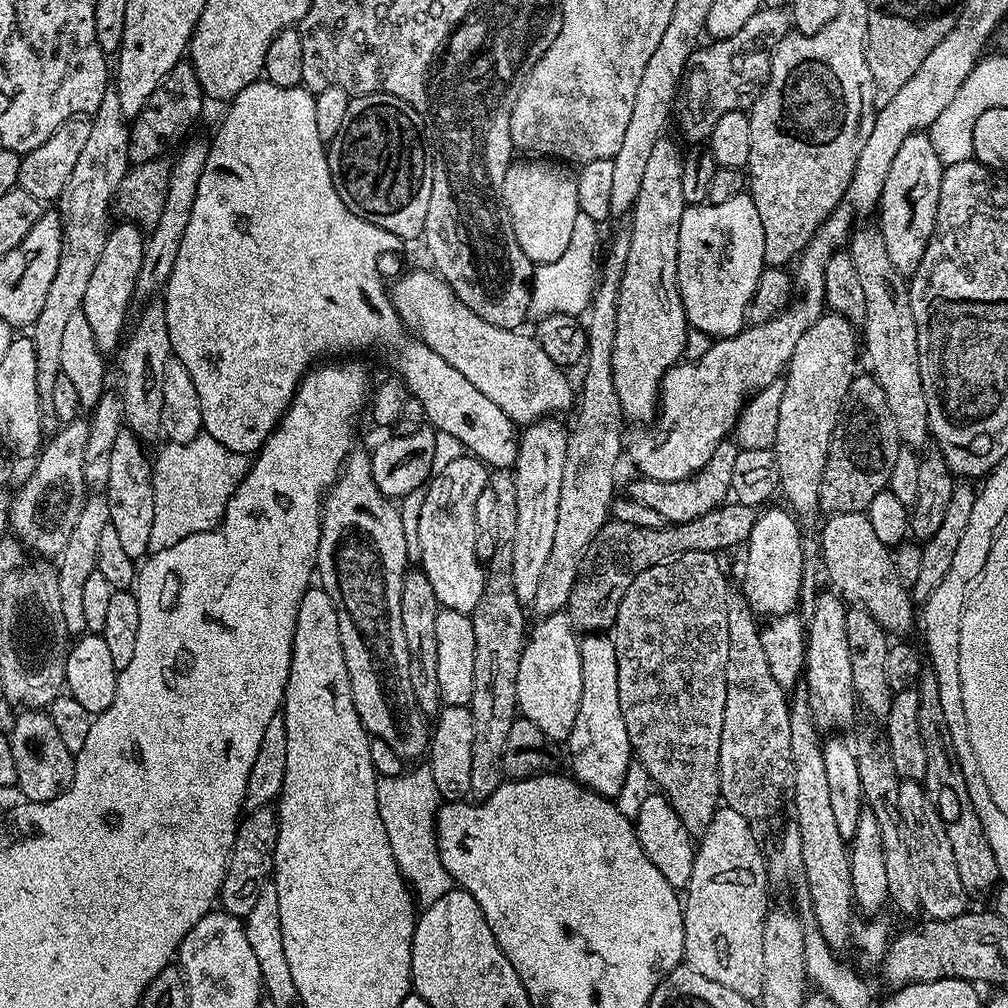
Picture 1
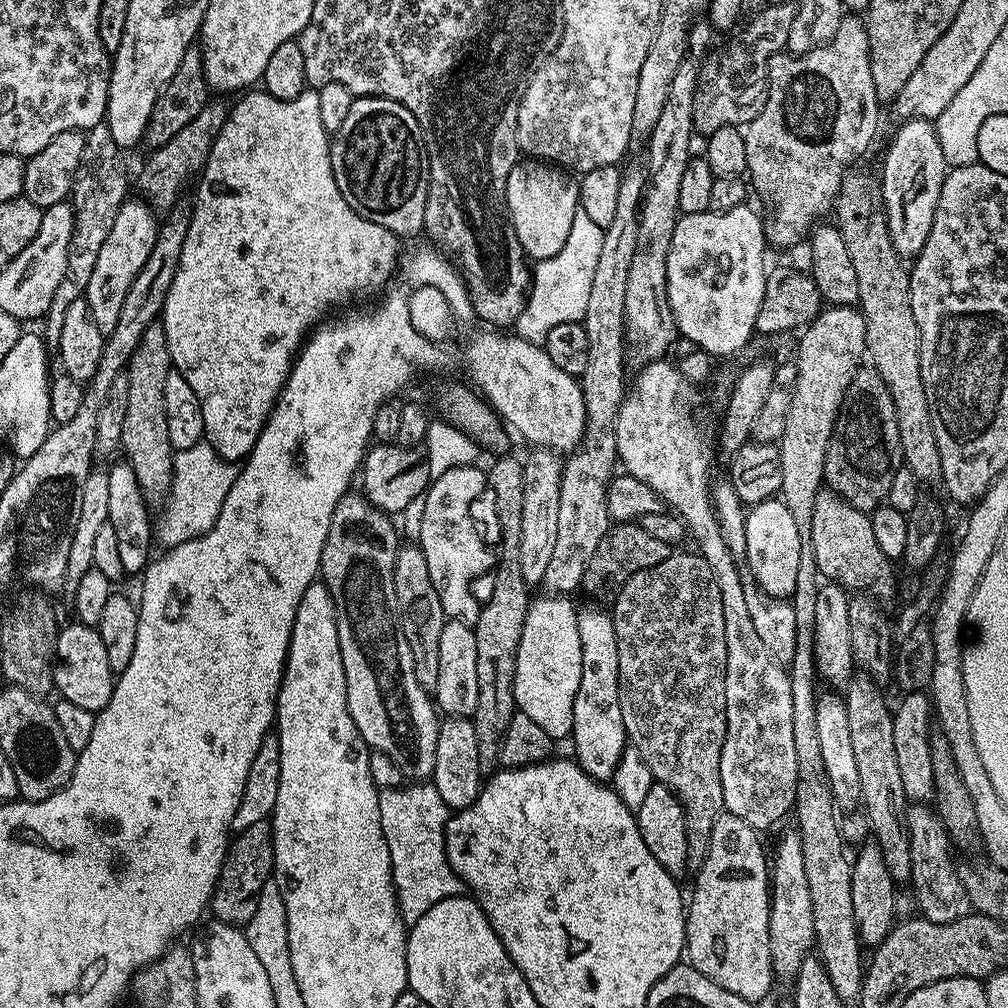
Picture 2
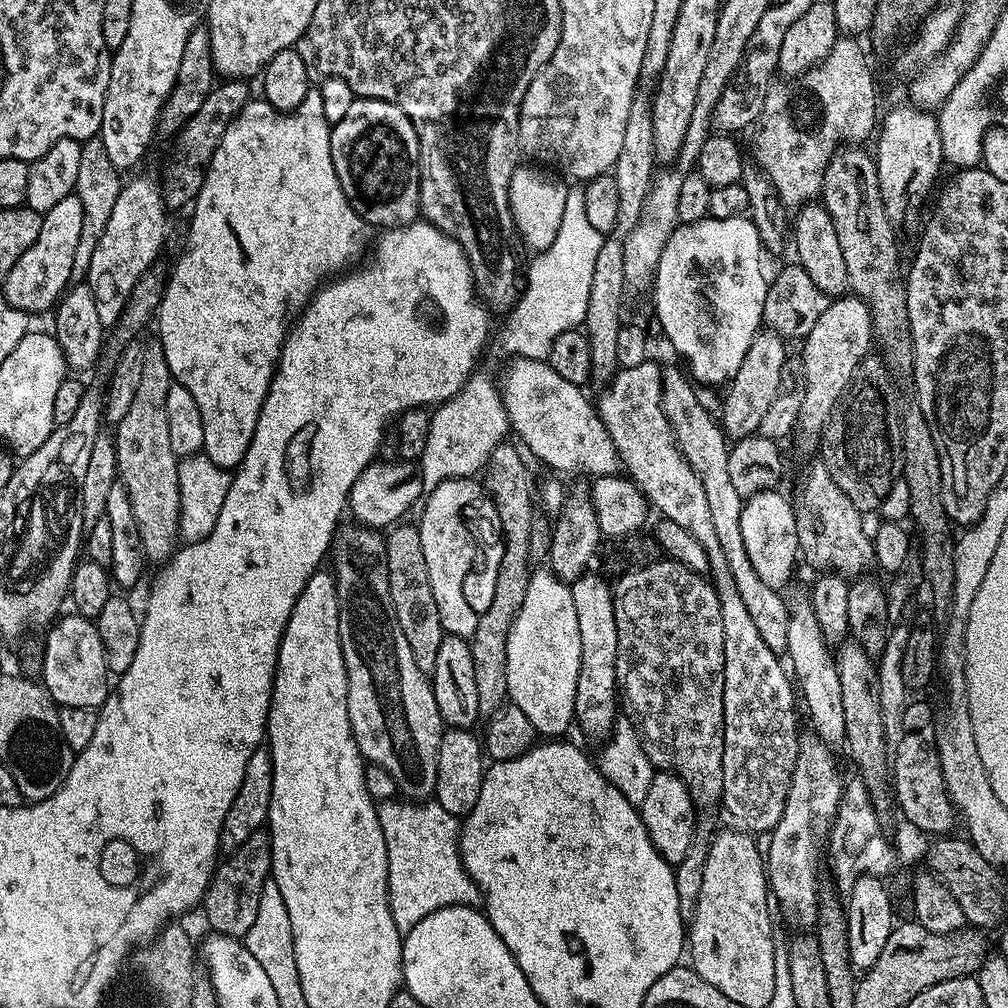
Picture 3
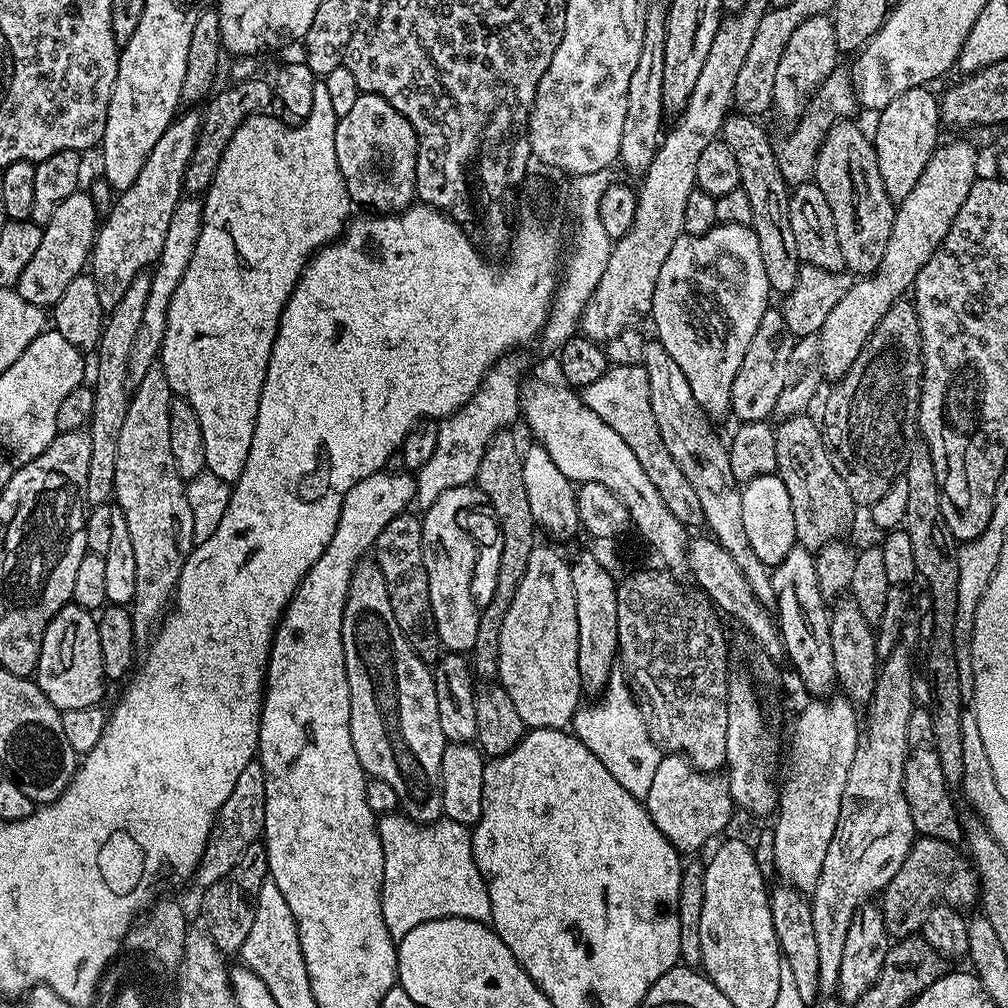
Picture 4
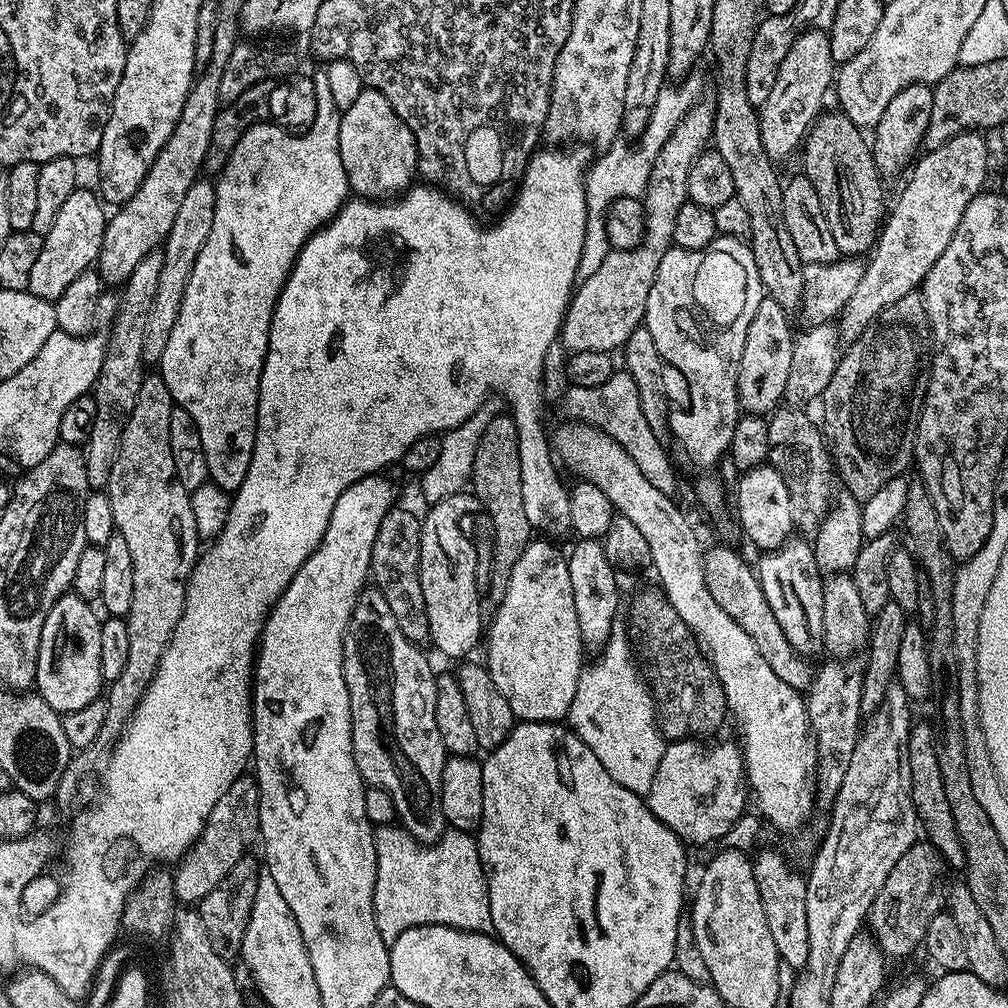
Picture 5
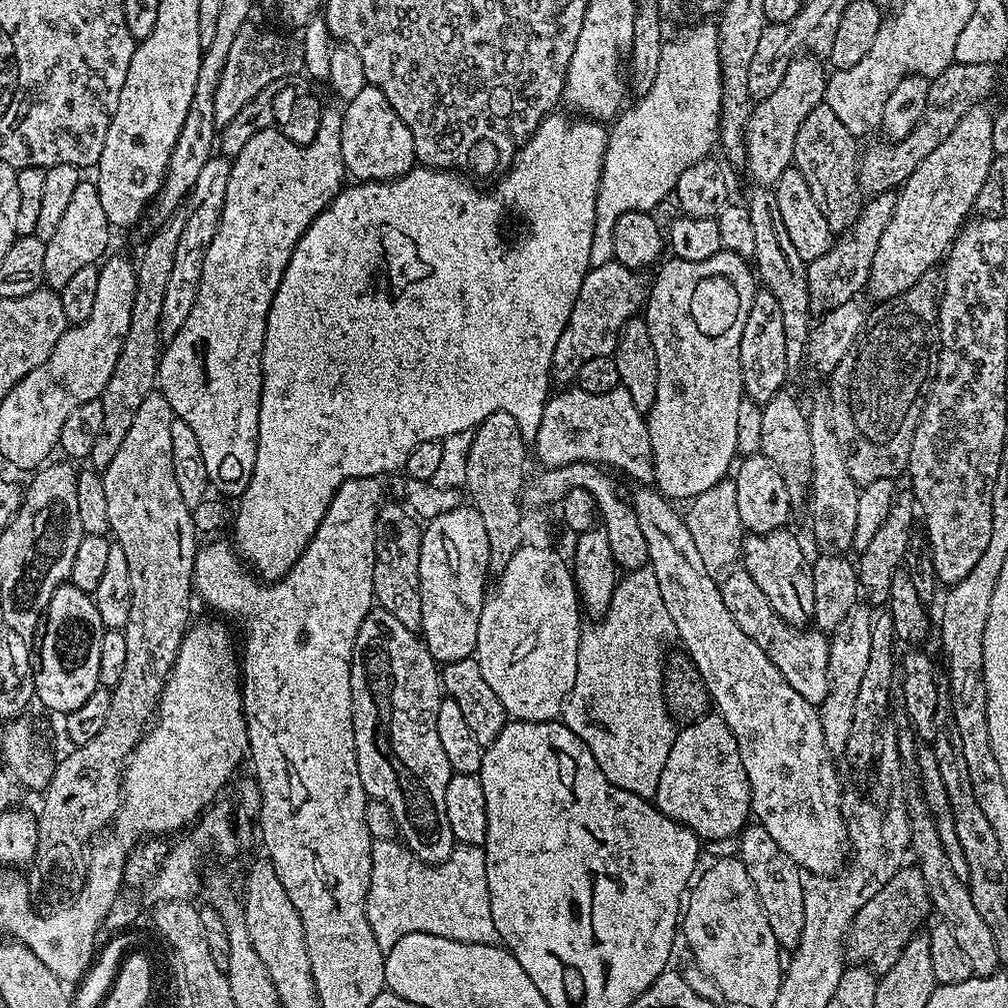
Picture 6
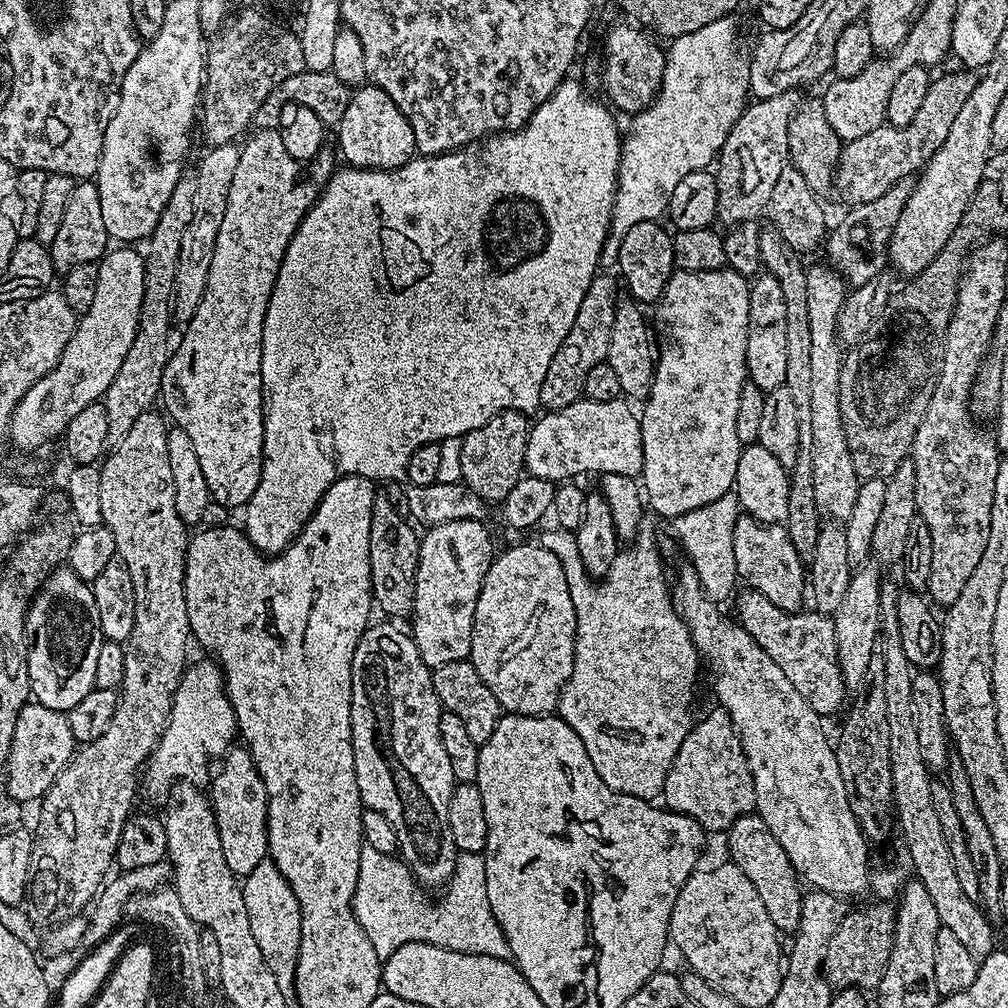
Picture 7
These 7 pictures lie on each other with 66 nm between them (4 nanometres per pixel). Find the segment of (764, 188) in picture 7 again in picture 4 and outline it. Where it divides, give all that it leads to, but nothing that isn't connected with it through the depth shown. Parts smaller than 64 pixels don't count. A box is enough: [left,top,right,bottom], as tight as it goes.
[774,15,841,122]

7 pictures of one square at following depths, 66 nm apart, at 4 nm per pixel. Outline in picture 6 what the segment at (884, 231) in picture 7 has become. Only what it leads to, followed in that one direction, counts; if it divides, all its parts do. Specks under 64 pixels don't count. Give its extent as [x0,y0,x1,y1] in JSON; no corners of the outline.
[807,192,896,314]

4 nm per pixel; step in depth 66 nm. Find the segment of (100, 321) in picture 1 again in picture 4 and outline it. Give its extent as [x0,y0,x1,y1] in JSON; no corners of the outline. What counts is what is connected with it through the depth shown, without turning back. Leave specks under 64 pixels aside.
[90,110,201,310]

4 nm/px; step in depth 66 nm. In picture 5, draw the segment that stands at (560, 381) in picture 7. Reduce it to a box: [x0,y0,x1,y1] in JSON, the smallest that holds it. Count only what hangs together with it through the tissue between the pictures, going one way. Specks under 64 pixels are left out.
[558,102,714,353]

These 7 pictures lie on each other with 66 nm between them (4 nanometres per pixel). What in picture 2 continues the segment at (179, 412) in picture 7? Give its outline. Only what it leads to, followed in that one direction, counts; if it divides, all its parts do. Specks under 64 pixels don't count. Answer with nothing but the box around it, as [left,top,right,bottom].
[162,90,401,462]

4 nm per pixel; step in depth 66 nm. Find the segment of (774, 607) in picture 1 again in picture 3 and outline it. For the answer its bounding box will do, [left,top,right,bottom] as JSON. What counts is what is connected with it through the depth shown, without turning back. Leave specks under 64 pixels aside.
[742,490,800,589]

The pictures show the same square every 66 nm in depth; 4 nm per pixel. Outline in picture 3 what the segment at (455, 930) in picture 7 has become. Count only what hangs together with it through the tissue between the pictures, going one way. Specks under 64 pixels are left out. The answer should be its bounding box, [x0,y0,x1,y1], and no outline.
[376,798,481,934]

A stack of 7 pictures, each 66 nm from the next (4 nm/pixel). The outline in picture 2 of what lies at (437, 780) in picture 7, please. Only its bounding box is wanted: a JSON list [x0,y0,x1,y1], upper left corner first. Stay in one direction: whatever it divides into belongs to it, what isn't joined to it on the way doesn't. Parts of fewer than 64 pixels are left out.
[320,494,440,782]

